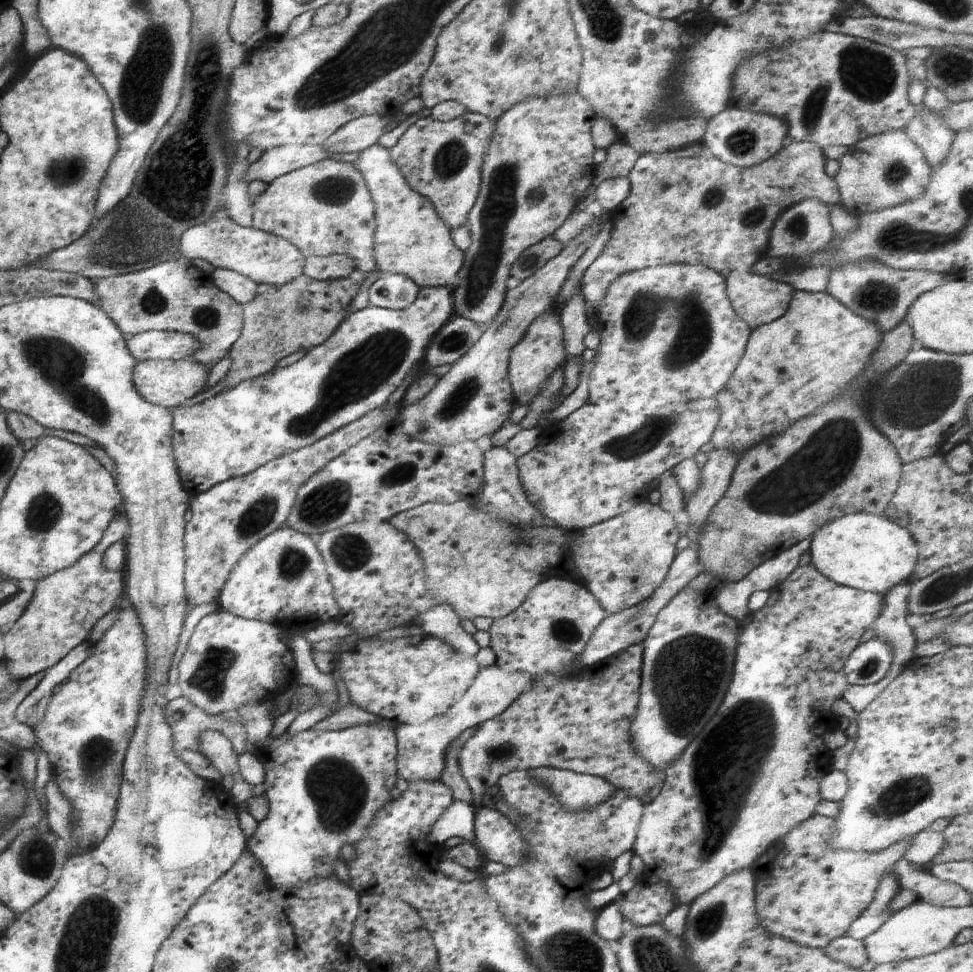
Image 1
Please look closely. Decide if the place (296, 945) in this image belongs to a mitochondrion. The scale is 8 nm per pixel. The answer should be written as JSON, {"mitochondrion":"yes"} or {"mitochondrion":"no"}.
{"mitochondrion":"no"}

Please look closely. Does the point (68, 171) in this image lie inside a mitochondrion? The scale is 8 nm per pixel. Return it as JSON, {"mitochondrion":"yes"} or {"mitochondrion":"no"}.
{"mitochondrion":"yes"}

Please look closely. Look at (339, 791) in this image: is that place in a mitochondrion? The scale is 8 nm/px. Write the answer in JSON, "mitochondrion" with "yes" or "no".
{"mitochondrion":"yes"}

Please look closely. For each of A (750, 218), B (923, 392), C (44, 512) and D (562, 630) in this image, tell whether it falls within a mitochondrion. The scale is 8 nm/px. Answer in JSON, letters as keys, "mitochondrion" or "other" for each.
{"A":"mitochondrion","B":"mitochondrion","C":"mitochondrion","D":"mitochondrion"}

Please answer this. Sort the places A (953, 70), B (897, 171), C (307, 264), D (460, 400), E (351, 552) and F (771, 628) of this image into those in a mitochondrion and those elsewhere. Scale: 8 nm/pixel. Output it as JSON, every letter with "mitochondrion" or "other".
{"A":"mitochondrion","B":"mitochondrion","C":"other","D":"mitochondrion","E":"mitochondrion","F":"other"}

